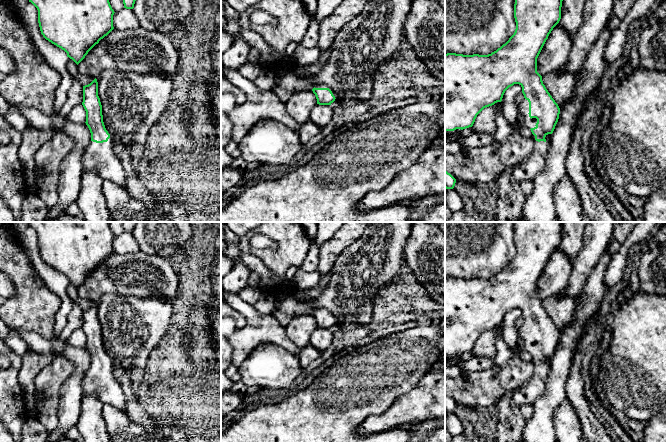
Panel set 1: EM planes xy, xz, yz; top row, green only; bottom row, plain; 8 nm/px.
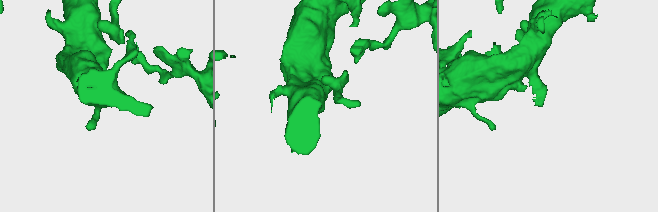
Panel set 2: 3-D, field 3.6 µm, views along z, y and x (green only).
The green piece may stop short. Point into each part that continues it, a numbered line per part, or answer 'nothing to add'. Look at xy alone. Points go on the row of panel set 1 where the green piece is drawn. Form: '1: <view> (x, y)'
1: xy (99, 157)

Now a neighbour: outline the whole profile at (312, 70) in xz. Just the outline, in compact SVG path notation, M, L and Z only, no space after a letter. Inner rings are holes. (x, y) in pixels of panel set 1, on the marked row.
M329 47L326 50L320 50L319 60L312 65L305 66L305 68L307 70L306 75L304 75L303 72L298 68L293 69L294 74L298 78L304 79L306 82L308 82L310 84L310 86L308 88L306 88L304 91L312 91L312 89L316 85L315 77L318 74L318 72L320 71L322 65L327 61L330 51L331 51L331 47Z

